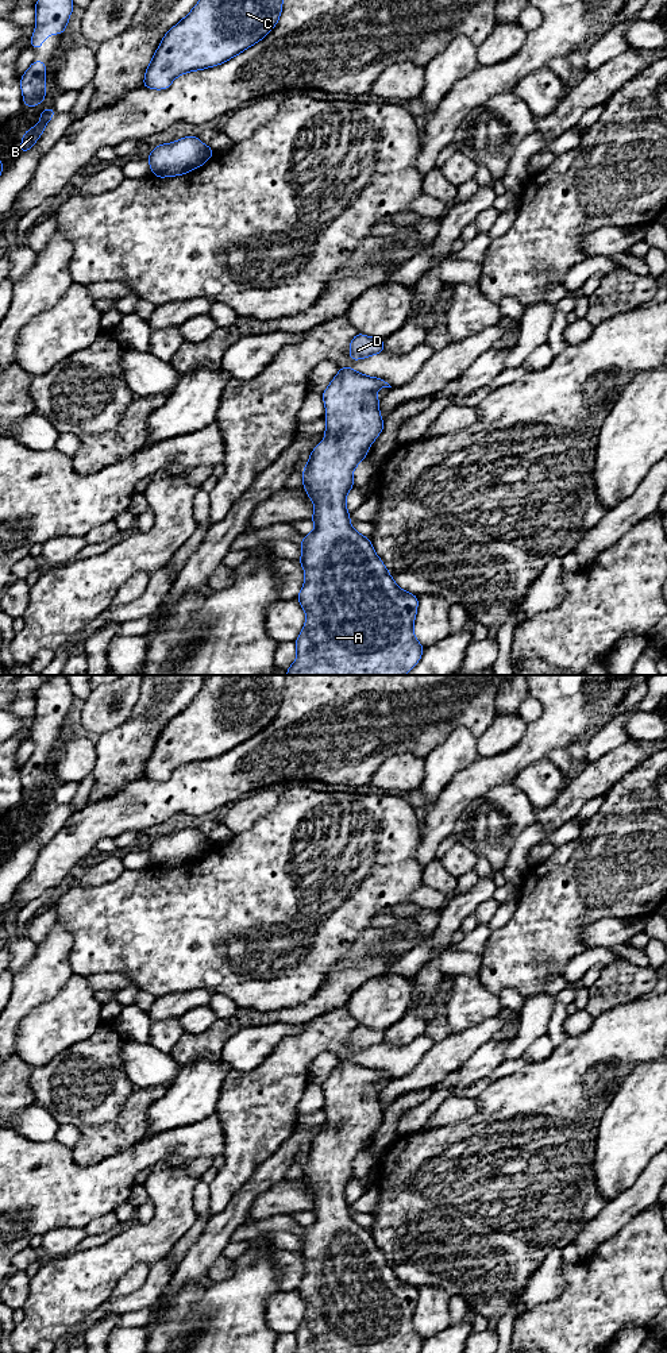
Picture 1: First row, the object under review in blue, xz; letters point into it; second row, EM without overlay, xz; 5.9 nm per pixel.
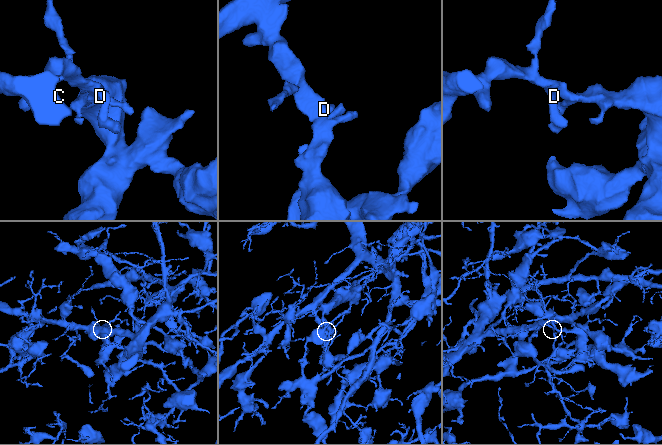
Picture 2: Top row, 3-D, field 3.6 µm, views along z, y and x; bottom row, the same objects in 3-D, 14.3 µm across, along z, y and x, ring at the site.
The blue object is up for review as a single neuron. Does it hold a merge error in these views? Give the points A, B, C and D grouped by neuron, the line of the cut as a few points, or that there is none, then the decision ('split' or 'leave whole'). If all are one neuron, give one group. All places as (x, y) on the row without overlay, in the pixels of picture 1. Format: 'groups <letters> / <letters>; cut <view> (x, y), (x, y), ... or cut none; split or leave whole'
groups A B C D; cut none; leave whole

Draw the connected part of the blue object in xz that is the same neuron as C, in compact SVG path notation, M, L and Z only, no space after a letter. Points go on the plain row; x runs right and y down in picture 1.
M205 675L196 698L162 729L143 779L166 780L186 763L219 758L278 714L286 675Z

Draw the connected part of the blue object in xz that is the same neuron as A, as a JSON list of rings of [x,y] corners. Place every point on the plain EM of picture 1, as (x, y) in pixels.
[[[339,1059],[338,1067],[321,1084],[325,1095],[325,1130],[312,1142],[302,1163],[302,1179],[315,1195],[312,1213],[315,1222],[301,1231],[302,1246],[298,1250],[305,1264],[305,1273],[297,1292],[305,1302],[306,1312],[296,1330],[294,1353],[419,1353],[424,1338],[416,1331],[413,1314],[419,1288],[400,1280],[383,1253],[375,1245],[369,1229],[358,1225],[346,1199],[346,1187],[354,1179],[352,1161],[367,1149],[373,1133],[383,1121],[375,1083],[392,1079],[385,1071],[367,1068],[351,1059]]]

